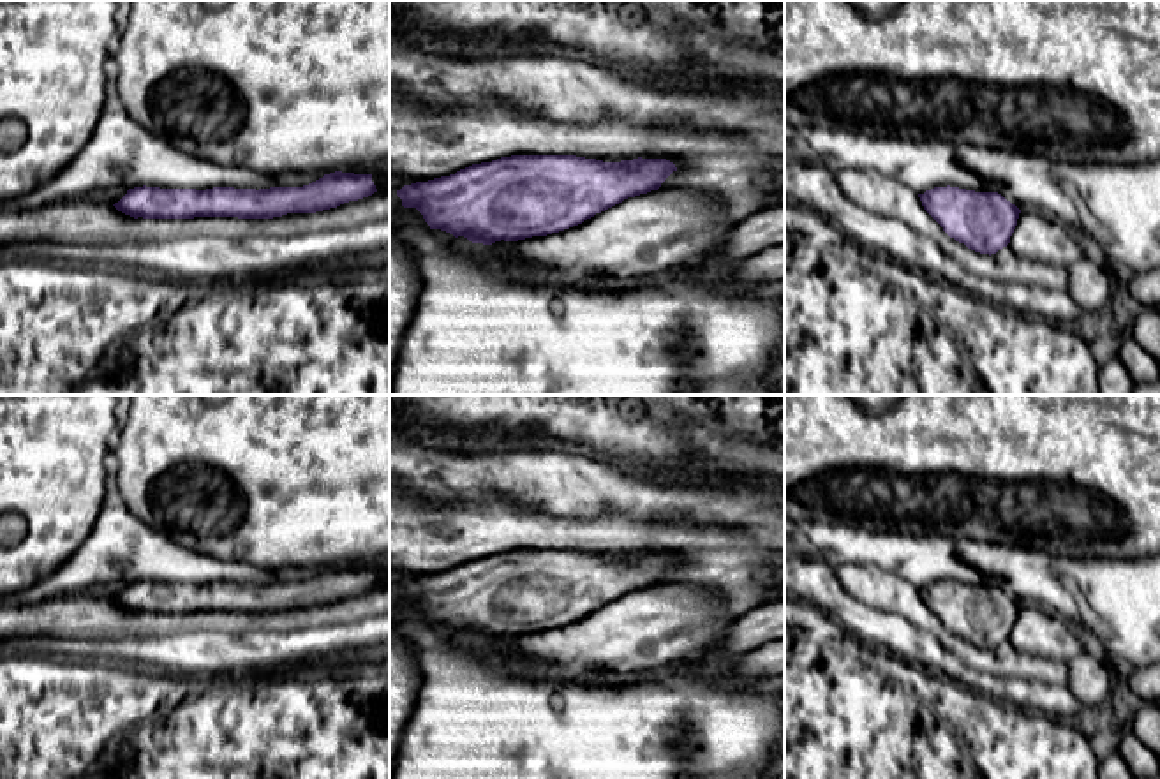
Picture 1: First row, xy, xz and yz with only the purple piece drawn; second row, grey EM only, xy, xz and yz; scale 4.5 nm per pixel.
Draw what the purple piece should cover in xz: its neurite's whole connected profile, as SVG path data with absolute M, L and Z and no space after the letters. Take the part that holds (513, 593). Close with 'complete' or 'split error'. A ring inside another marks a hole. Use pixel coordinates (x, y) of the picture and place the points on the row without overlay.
M511 550L472 559L450 571L404 580L397 590L404 603L416 603L430 624L492 640L578 620L628 592L658 585L673 566L675 559L666 553L603 557L576 550Z; complete

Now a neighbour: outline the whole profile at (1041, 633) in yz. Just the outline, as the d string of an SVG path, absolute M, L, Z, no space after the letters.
M1033 605L1019 608L1008 642L1022 654L1058 659L1067 664L1084 652L1065 617Z

